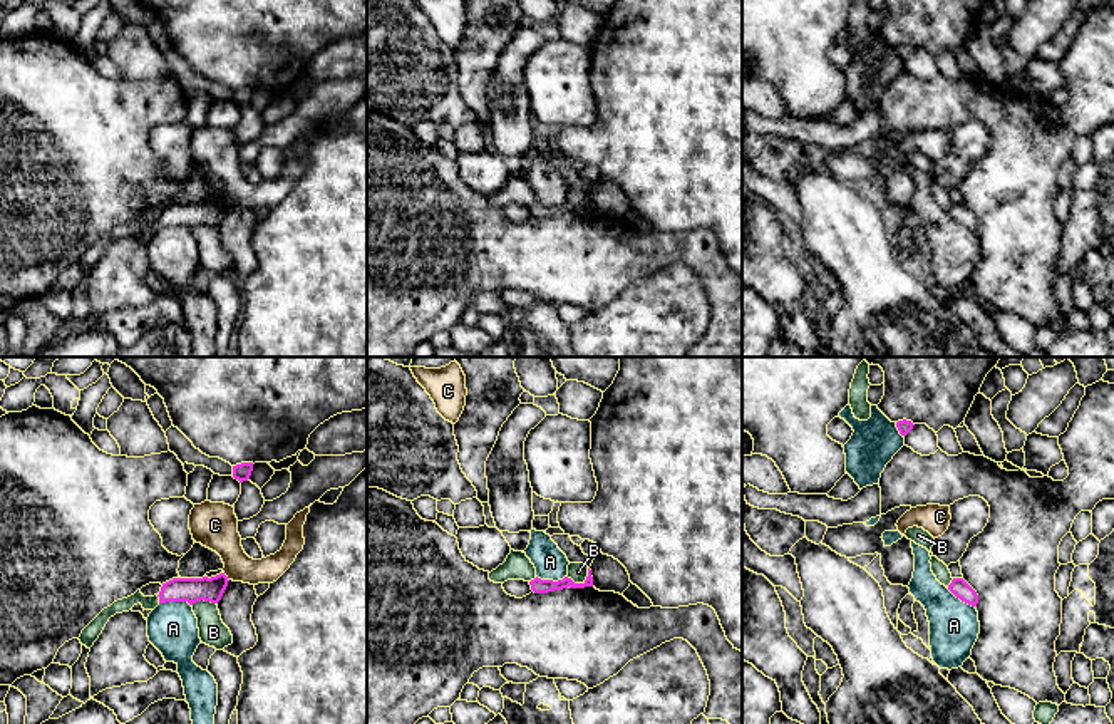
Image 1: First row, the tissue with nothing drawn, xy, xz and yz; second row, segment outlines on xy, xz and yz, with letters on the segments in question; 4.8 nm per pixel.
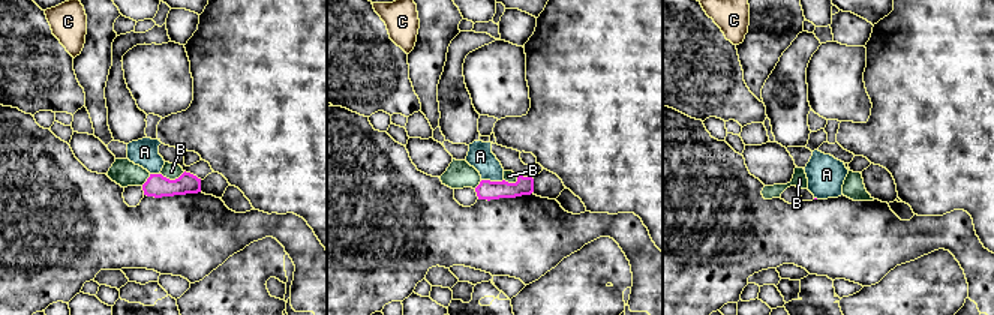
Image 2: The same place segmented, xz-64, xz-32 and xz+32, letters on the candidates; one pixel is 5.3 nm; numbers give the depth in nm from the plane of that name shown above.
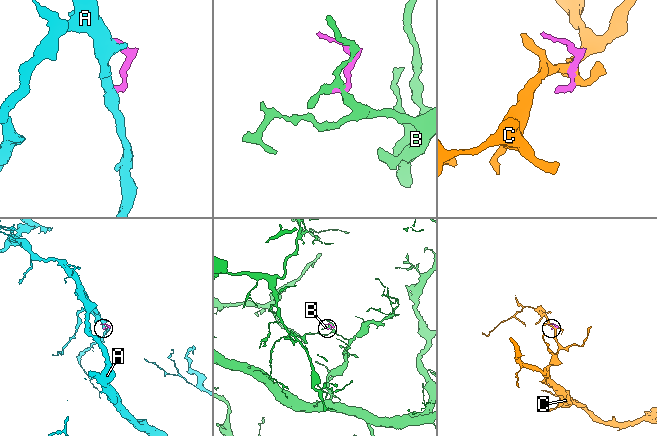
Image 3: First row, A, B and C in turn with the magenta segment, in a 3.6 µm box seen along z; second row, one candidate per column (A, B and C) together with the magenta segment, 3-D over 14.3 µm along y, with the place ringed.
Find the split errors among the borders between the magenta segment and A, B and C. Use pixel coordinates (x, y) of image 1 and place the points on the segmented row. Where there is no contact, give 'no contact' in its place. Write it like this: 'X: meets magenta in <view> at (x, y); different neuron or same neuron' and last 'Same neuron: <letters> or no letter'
A: meets magenta in xy at (175, 600); different neuron
B: meets magenta in xz at (580, 584); different neuron
C: meets magenta in xy at (226, 577); different neuron
Same neuron: no letter

